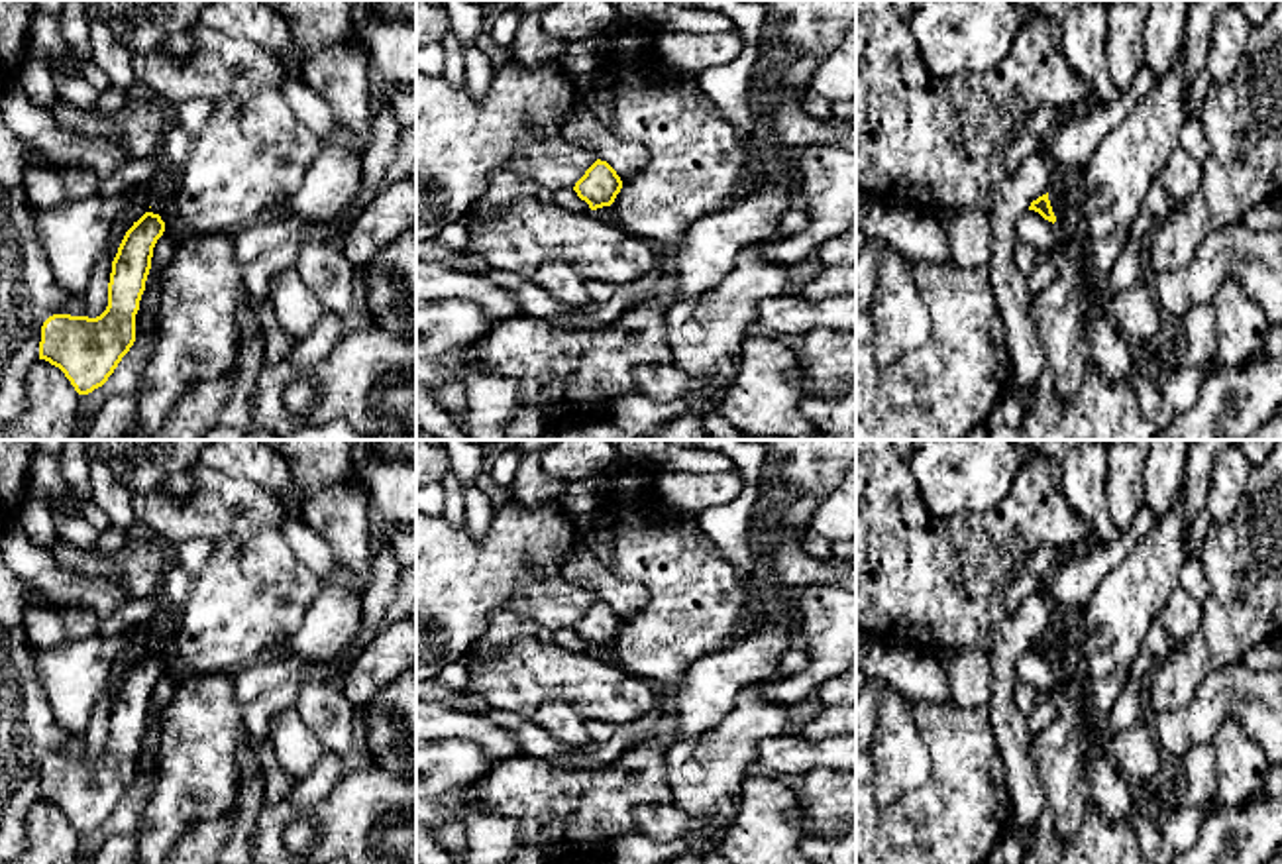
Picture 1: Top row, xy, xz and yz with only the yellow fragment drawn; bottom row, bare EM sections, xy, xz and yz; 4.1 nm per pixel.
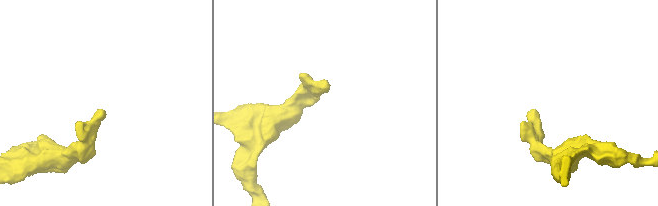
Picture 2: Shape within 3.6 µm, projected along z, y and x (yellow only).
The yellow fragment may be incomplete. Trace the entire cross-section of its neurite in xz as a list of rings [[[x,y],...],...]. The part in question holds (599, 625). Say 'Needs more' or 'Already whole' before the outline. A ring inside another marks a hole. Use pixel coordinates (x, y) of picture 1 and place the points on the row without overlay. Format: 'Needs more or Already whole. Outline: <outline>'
Already whole. Outline: [[[597,599],[573,626],[577,636],[585,640],[591,650],[611,646],[620,628],[620,617],[607,601],[601,599]]]

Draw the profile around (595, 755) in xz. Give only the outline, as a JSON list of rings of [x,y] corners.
[[[668,705],[652,709],[648,715],[616,725],[614,734],[607,742],[589,742],[573,754],[560,760],[560,768],[569,770],[601,770],[613,764],[628,746],[652,734],[664,734],[669,725]]]

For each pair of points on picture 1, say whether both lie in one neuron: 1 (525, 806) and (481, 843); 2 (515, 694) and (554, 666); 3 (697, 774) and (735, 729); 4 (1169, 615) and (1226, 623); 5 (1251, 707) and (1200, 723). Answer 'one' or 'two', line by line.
1: two
2: one
3: one
4: two
5: one

